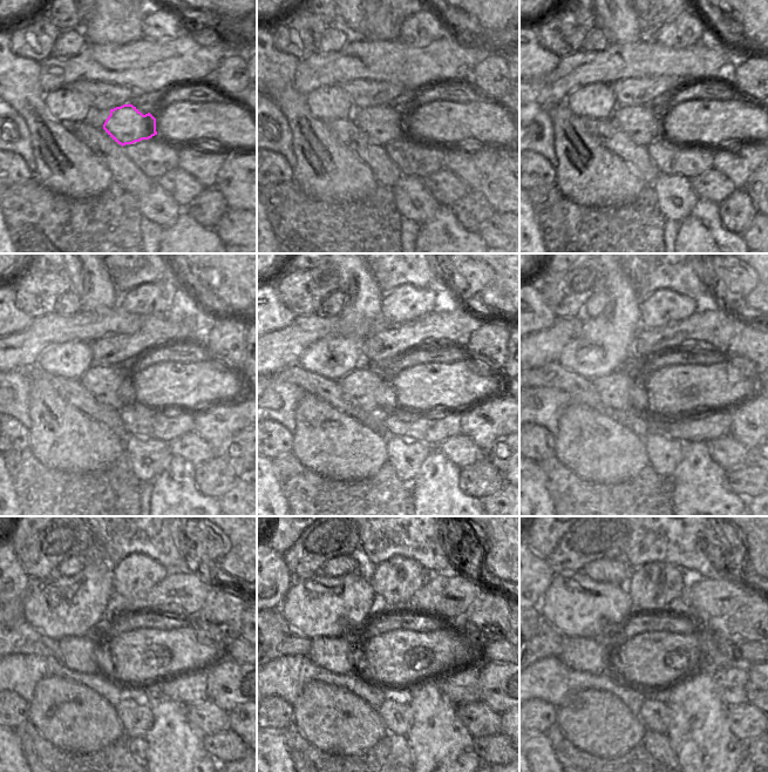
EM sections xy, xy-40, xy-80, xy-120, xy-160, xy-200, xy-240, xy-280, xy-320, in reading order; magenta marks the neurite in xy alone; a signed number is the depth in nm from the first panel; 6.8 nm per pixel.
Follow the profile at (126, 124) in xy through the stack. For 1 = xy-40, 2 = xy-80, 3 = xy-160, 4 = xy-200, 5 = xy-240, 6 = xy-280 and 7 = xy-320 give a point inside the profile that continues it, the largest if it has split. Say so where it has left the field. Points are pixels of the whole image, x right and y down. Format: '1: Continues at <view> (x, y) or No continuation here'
1: Continues at xy-40 (384, 124)
2: Continues at xy-80 (643, 127)
3: Continues at xy-160 (359, 386)
4: Continues at xy-200 (614, 390)
5: Continues at xy-240 (79, 654)
6: Continues at xy-280 (335, 655)
7: Continues at xy-320 (580, 654)

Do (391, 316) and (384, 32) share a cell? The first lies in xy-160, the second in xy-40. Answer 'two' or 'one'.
two

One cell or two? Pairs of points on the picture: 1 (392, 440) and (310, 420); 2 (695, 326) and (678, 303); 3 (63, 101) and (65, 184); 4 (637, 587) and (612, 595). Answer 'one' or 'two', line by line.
1: two
2: two
3: two
4: two

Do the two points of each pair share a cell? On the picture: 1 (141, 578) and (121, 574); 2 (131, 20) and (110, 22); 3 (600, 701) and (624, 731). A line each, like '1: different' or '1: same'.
1: same
2: same
3: same

